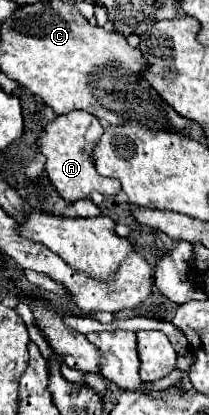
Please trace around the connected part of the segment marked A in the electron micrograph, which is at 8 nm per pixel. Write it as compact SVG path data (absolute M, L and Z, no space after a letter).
M72 111L68 115L58 115L54 121L46 125L46 133L40 137L38 145L40 151L46 155L46 171L60 195L66 201L78 201L78 199L88 199L92 191L98 191L102 195L118 195L122 191L120 181L102 177L96 171L96 165L92 161L92 151L98 145L100 137L104 133L104 127L94 115L88 115L86 111Z

